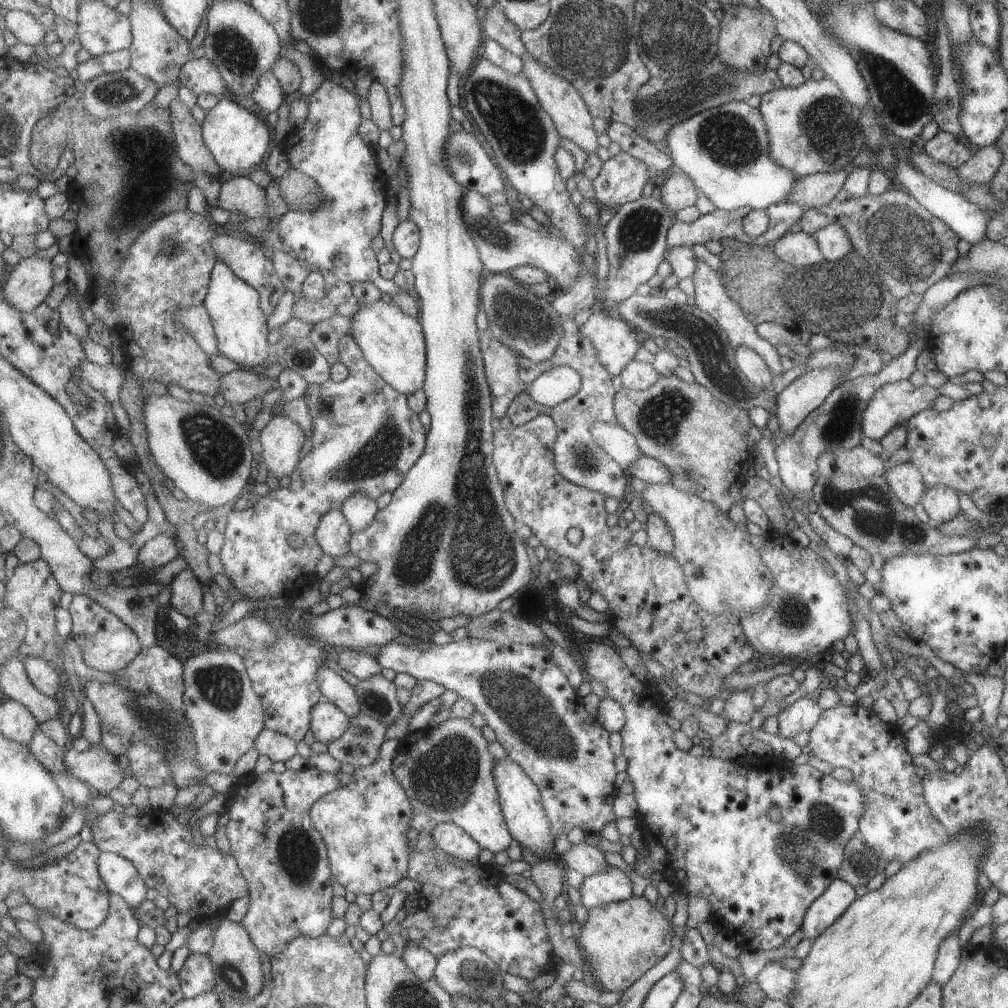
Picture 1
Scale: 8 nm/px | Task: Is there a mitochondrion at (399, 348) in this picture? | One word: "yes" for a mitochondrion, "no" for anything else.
yes

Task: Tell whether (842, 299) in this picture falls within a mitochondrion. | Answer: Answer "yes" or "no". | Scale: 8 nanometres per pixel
yes

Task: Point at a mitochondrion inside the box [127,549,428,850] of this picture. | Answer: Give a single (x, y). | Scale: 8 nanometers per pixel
(219, 684)

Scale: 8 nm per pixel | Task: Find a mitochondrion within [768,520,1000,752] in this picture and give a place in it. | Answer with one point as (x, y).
(793, 613)

